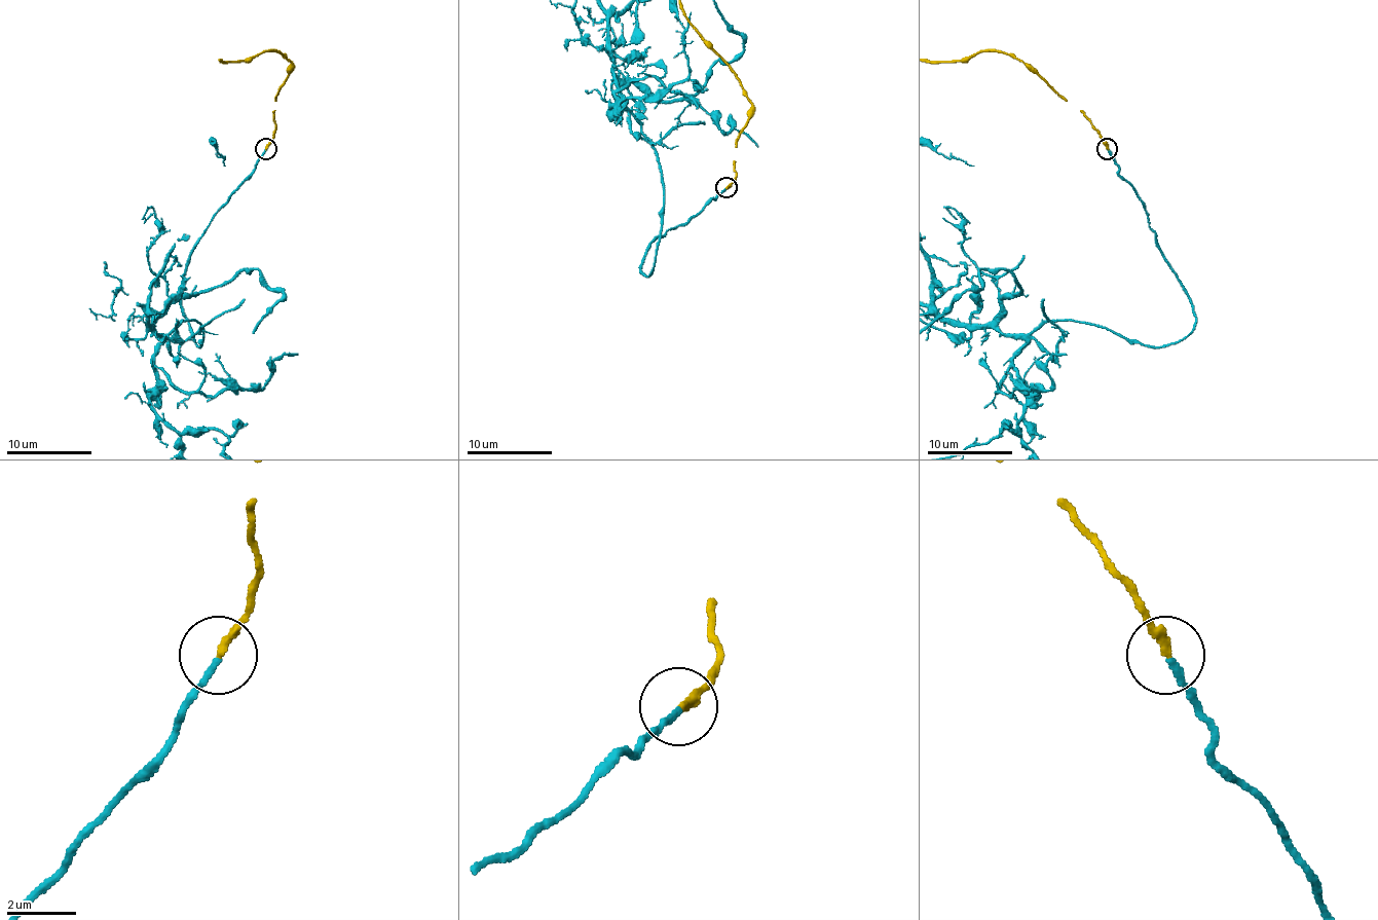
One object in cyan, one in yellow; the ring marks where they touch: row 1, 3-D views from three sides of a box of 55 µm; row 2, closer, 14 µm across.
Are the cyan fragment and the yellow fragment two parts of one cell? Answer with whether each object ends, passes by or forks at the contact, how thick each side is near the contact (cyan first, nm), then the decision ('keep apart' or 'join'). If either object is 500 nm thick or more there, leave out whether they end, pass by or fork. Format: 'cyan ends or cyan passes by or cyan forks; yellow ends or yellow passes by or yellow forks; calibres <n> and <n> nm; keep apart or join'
cyan ends; yellow ends; calibres 200 and 240 nm; join

